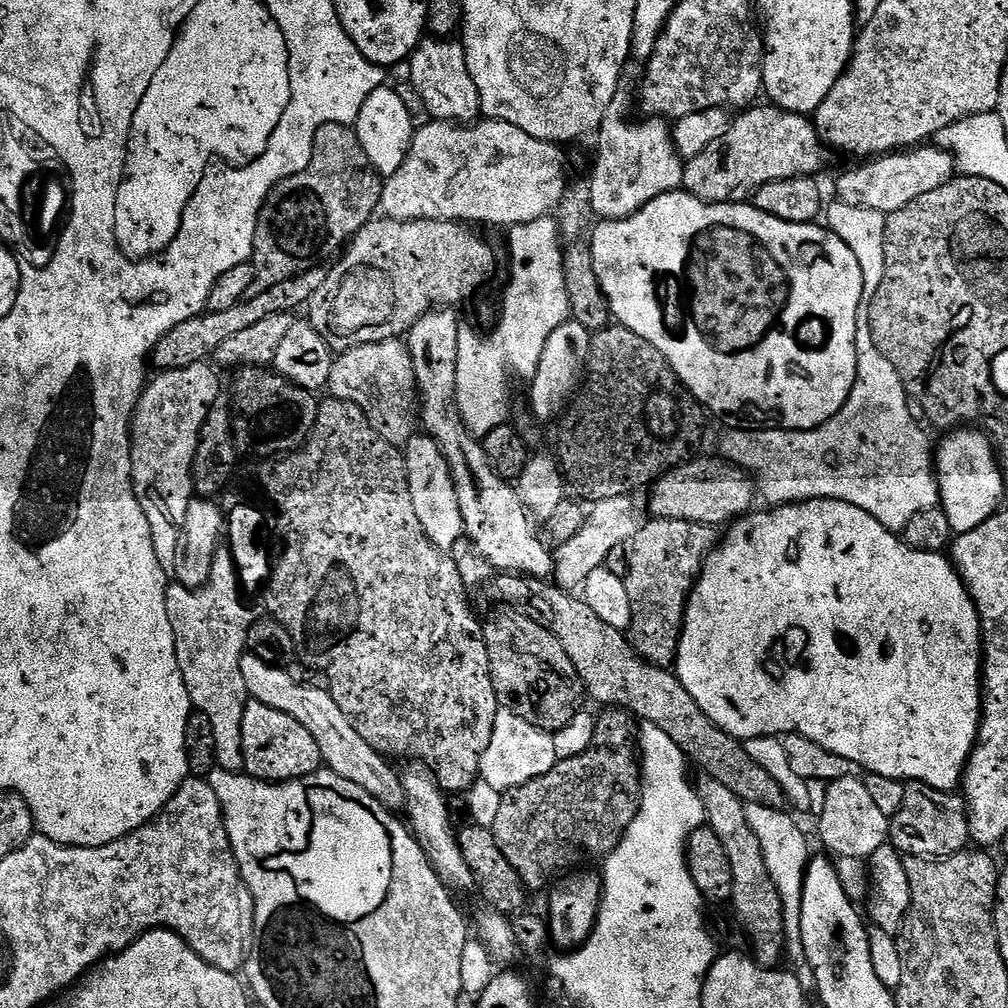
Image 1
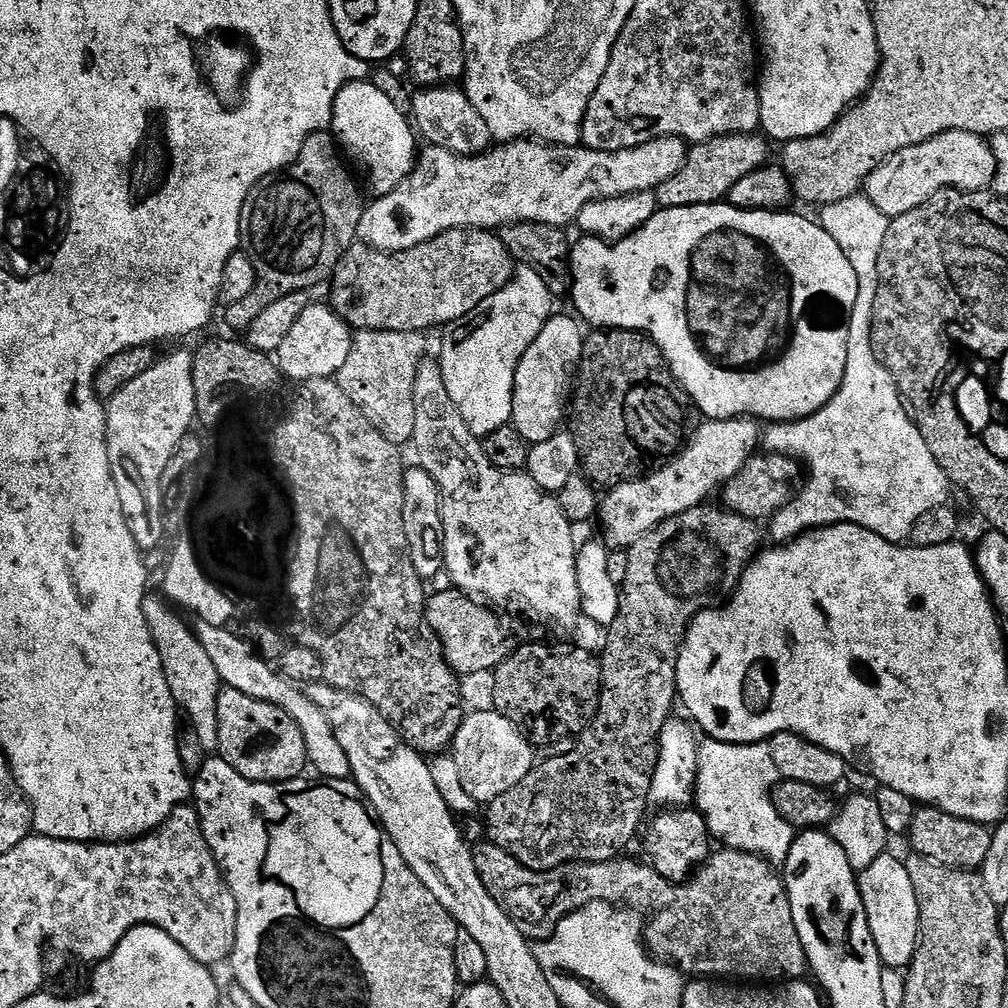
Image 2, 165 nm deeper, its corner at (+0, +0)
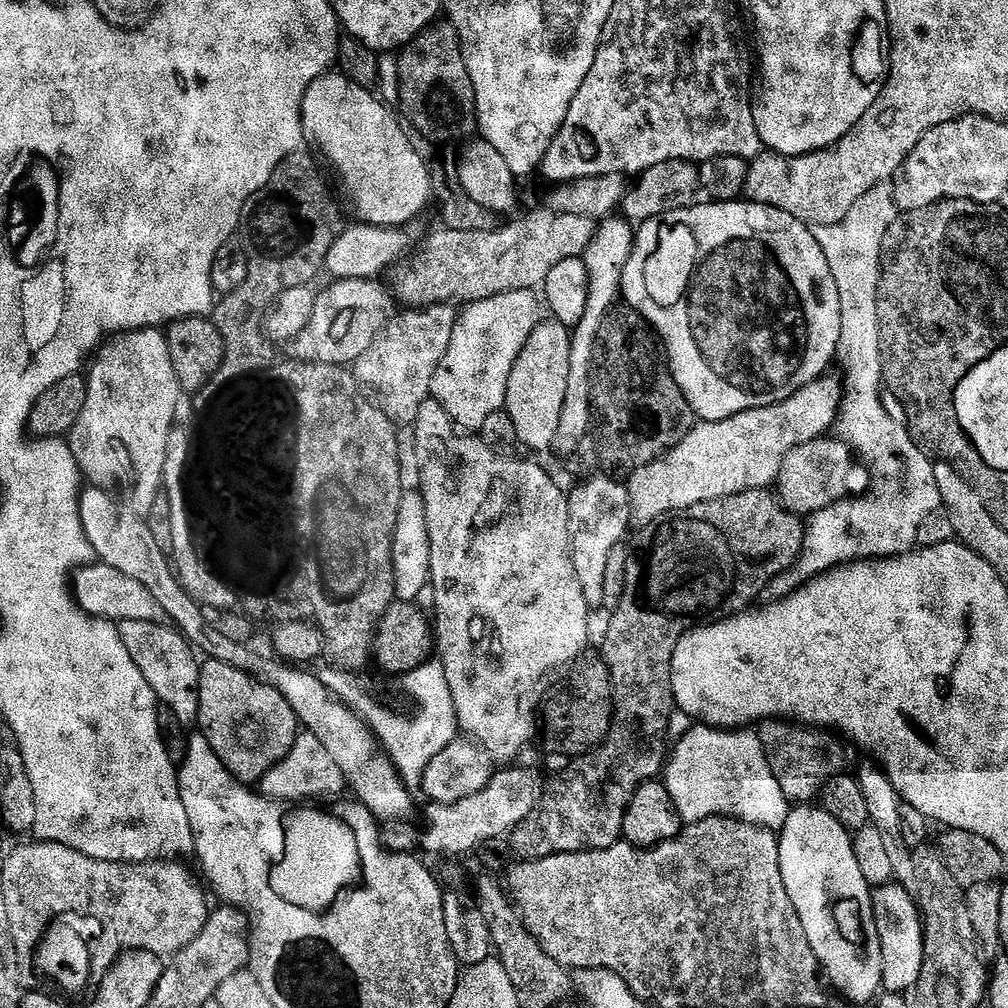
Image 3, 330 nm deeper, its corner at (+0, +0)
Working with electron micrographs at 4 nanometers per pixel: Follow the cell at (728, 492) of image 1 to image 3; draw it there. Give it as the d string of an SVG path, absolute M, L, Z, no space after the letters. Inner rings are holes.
M828 439L800 444L786 454L780 467L778 499L785 510L801 518L807 518L818 510L826 510L826 506L837 504L845 497L855 498L865 491L866 476L858 467L853 453L839 439Z

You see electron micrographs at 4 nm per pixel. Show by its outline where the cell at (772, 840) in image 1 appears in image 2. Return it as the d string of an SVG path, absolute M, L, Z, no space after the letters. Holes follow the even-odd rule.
M711 738L705 741L698 748L694 804L703 813L708 831L715 839L722 838L725 847L754 853L773 865L781 865L788 859L796 830L778 814L772 801L780 772L772 772L772 764L760 764L748 752L748 744L724 744Z

